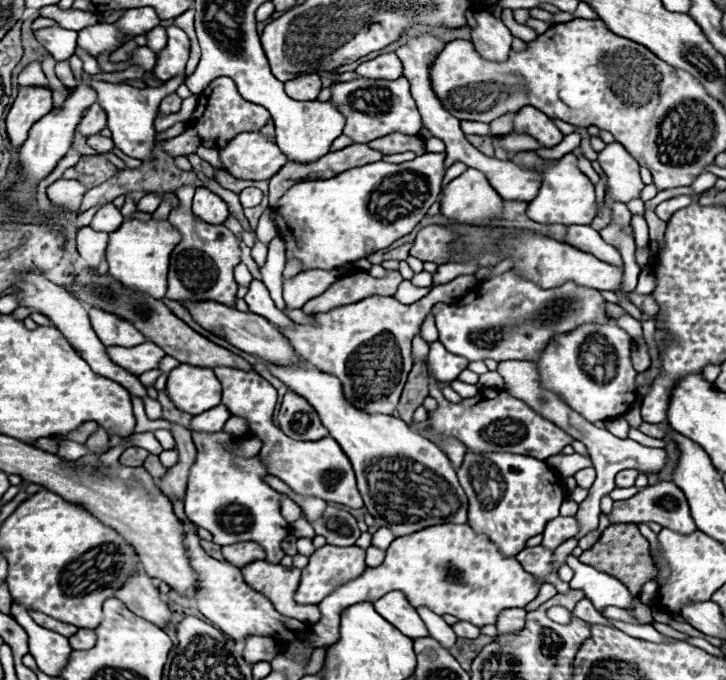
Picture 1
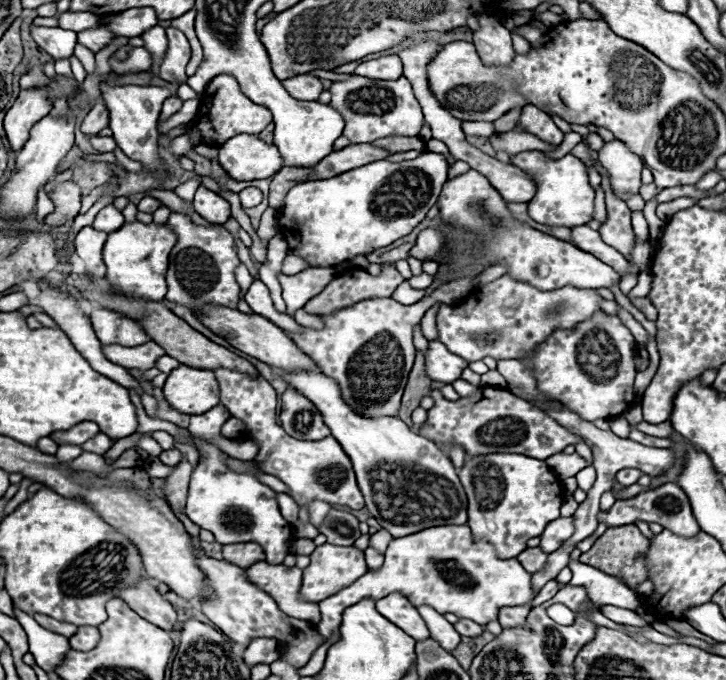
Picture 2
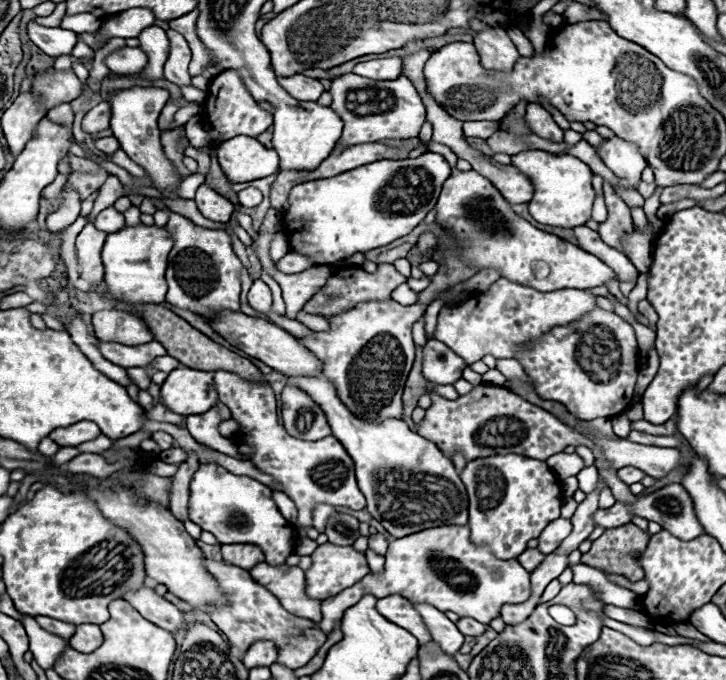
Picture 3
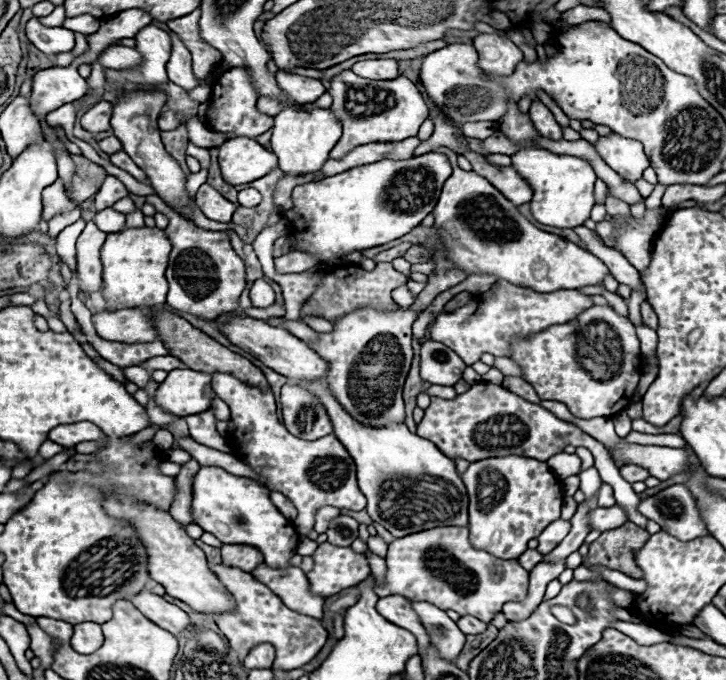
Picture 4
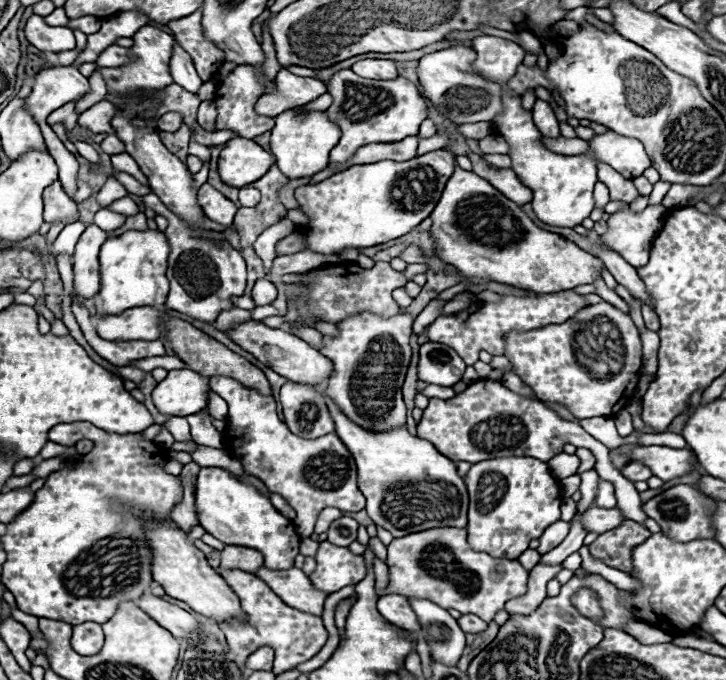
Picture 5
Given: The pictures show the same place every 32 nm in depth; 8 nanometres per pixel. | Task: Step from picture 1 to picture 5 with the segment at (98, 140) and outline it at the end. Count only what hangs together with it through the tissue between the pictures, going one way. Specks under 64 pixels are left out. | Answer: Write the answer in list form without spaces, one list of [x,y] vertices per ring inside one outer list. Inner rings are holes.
[[[116,134],[106,136],[100,146],[102,146],[102,150],[104,150],[106,154],[120,154],[120,152],[124,152],[124,142],[122,142]]]

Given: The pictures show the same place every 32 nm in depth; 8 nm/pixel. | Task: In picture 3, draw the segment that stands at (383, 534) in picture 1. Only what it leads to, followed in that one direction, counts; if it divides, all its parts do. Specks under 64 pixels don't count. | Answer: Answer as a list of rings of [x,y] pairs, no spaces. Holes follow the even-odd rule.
[[[376,534],[376,536],[370,536],[370,538],[368,538],[368,546],[370,546],[370,550],[374,550],[376,554],[386,554],[388,540],[386,540],[382,534]]]

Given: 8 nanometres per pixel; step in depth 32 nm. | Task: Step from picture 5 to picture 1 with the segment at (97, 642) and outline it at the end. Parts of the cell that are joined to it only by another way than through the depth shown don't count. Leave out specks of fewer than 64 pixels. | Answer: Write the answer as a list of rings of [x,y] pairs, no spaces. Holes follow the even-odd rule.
[[[80,628],[76,634],[69,638],[69,642],[73,650],[88,650],[90,646],[96,644],[96,632]]]

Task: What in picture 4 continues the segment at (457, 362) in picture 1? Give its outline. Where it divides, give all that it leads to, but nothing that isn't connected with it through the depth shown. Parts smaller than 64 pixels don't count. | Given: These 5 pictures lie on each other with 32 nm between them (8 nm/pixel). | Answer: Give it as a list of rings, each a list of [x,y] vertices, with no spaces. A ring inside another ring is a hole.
[[[426,344],[422,348],[424,356],[432,358],[420,358],[420,378],[428,384],[440,384],[440,386],[454,386],[466,368],[462,358],[450,350],[444,344]]]

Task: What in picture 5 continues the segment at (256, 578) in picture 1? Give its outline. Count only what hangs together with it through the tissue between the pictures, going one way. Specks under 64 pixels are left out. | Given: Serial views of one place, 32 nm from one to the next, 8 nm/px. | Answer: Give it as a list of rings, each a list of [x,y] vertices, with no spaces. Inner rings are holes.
[[[260,568],[256,572],[258,578],[262,578],[276,594],[292,608],[298,608],[308,614],[322,614],[324,602],[328,598],[328,592],[316,590],[312,580],[300,570],[300,568],[290,568],[290,570],[266,570]]]

